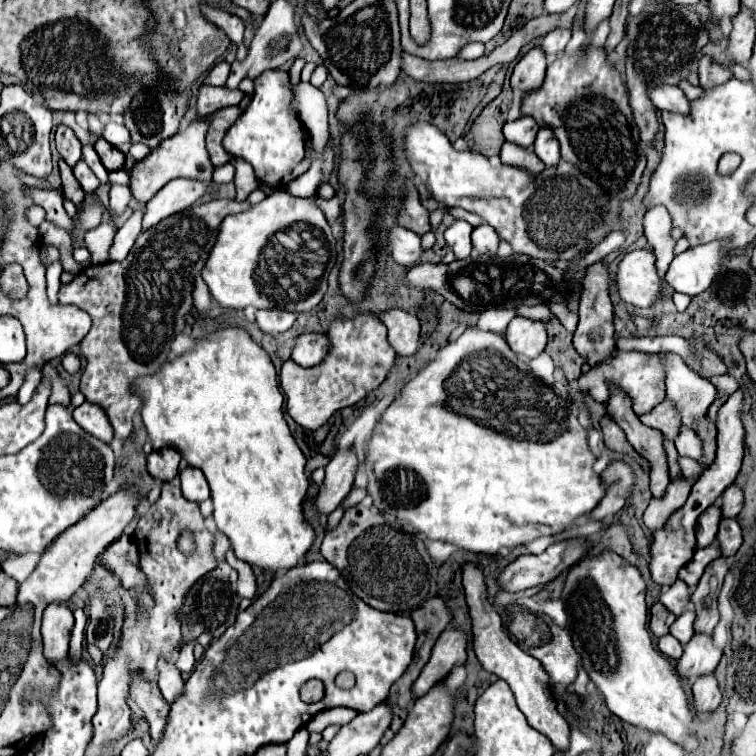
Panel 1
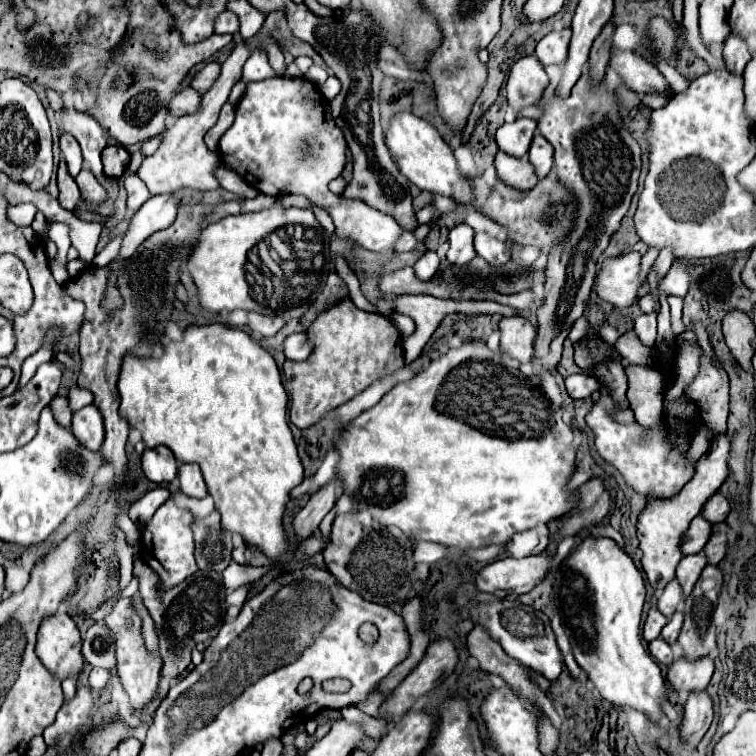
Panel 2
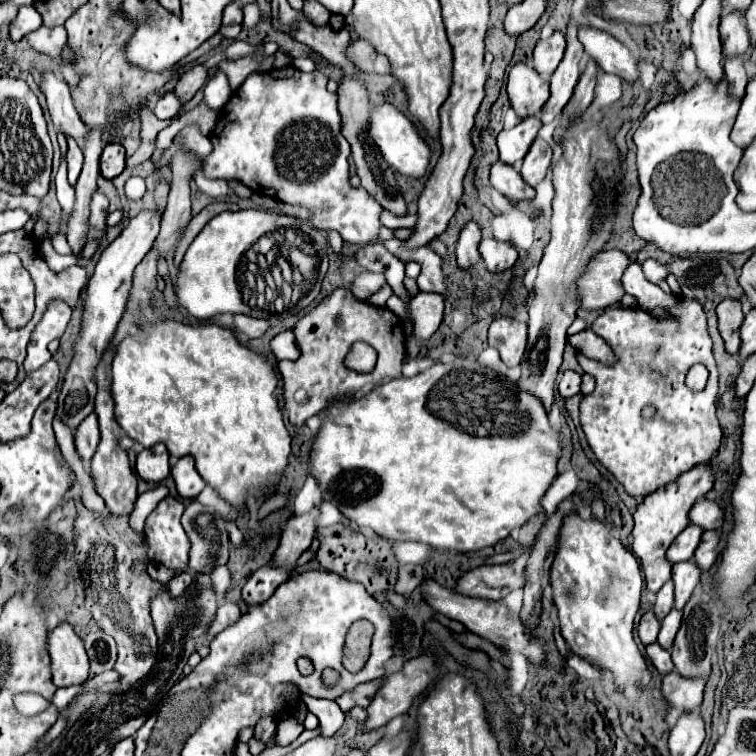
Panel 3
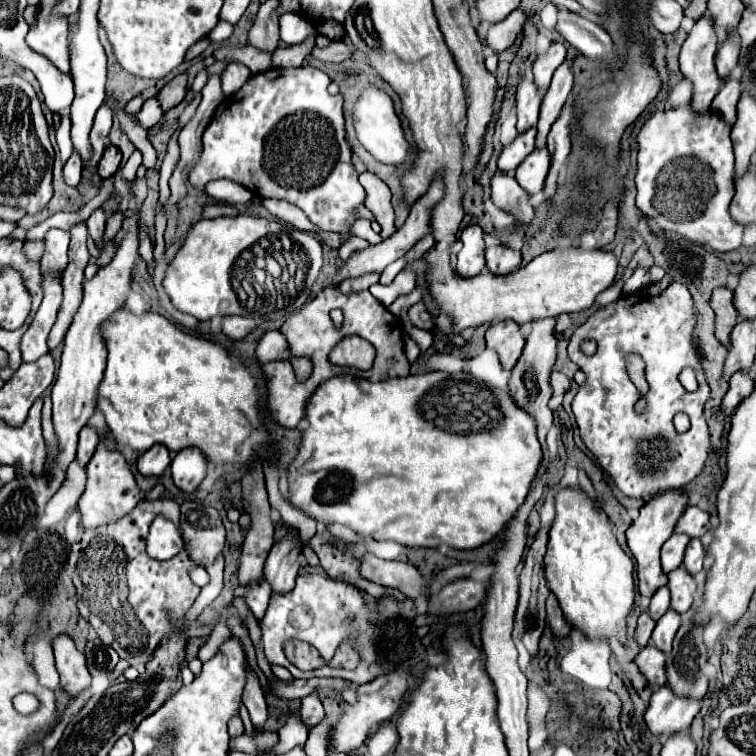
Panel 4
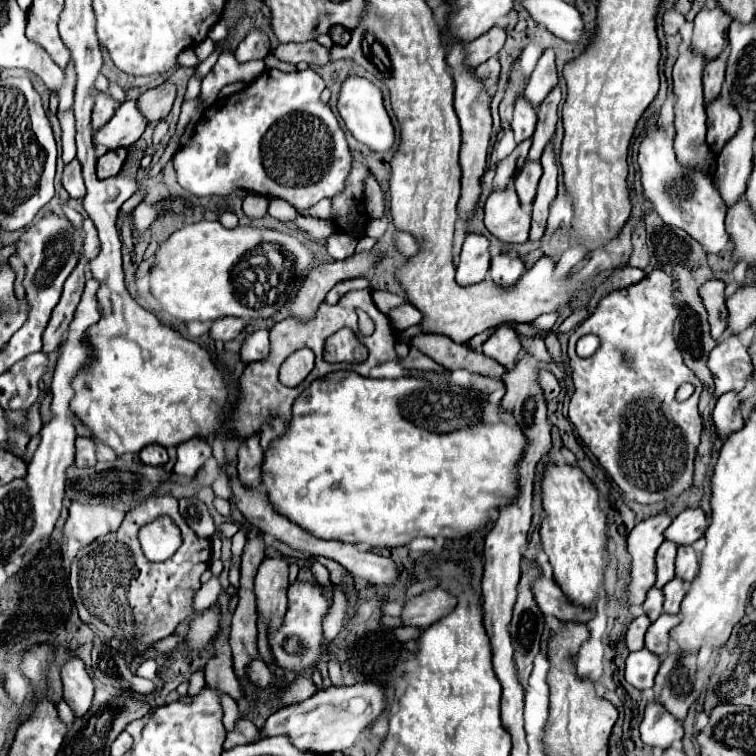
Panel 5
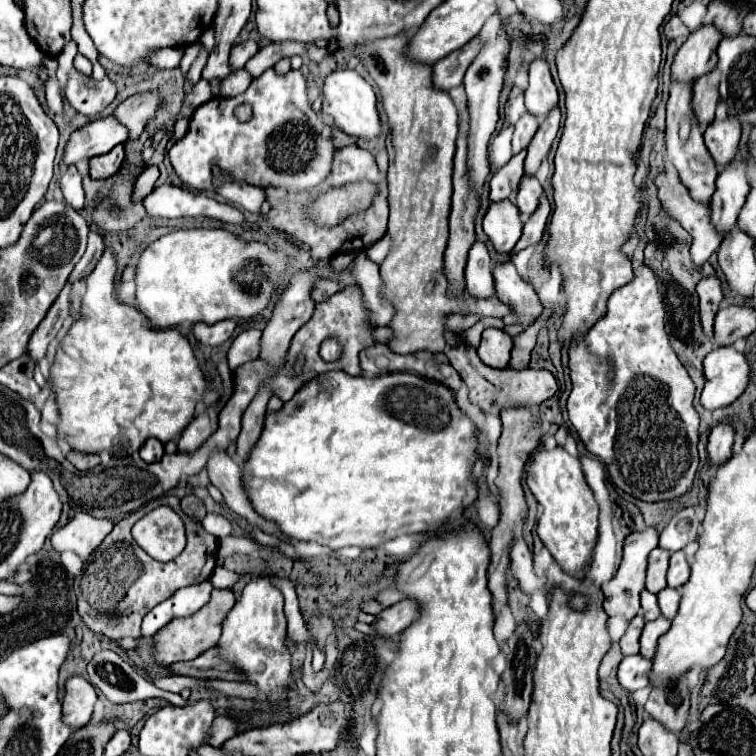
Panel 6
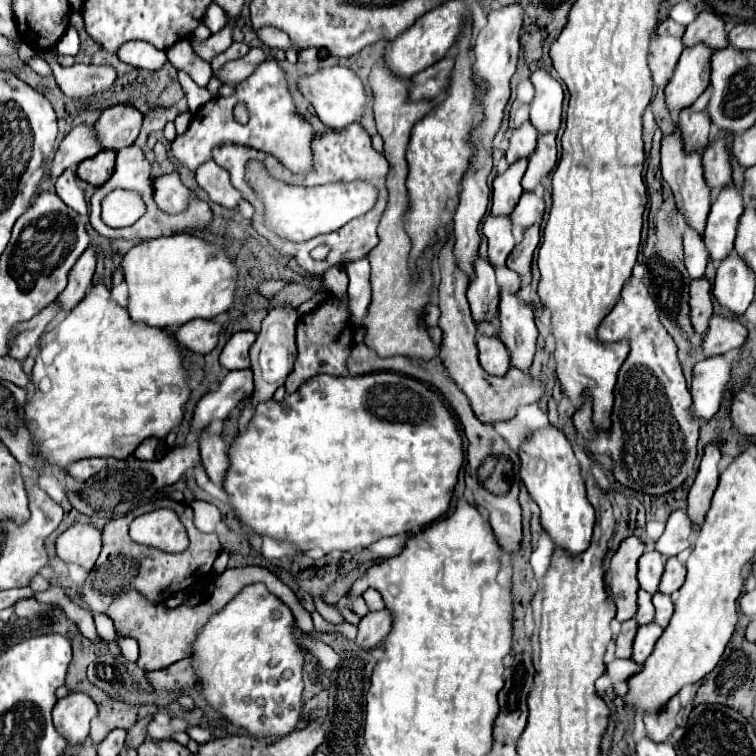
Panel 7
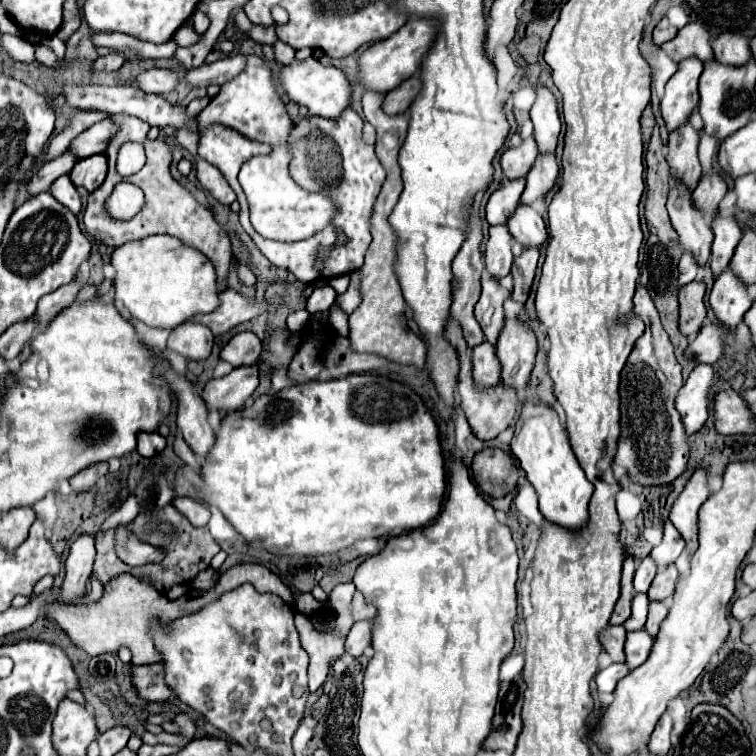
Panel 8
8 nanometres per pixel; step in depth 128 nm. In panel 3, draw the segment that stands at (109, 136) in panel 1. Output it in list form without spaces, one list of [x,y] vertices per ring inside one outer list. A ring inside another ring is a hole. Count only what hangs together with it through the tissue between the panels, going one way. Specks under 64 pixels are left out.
[[[44,70],[40,90],[46,96],[46,104],[48,104],[48,112],[52,116],[52,122],[58,126],[60,132],[74,138],[78,142],[78,146],[82,146],[88,128],[80,120],[80,116],[72,104],[68,84],[62,78],[58,80],[54,72]]]

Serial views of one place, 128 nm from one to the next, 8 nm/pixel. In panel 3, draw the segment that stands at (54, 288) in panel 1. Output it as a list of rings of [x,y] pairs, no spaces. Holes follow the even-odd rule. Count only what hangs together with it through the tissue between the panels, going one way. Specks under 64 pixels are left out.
[[[60,164],[58,168],[58,174],[54,178],[54,184],[56,184],[56,194],[58,194],[58,202],[64,210],[64,216],[62,216],[62,222],[60,222],[60,230],[58,232],[64,232],[66,228],[66,222],[68,222],[68,216],[72,212],[72,206],[74,206],[74,188],[68,184],[66,180],[66,168]]]

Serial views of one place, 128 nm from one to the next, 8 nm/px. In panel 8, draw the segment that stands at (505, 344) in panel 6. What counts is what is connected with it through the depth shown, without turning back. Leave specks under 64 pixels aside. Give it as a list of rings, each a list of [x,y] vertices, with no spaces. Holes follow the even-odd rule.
[[[482,342],[472,350],[472,378],[478,390],[488,390],[500,384],[500,362],[492,344]]]

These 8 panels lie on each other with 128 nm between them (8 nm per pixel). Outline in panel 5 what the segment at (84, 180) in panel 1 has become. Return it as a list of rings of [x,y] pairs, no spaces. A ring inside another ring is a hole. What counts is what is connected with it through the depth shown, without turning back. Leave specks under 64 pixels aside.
[[[86,218],[82,226],[84,226],[84,230],[86,230],[84,256],[86,256],[86,260],[92,260],[92,258],[96,258],[96,256],[98,256],[98,252],[100,252],[100,240],[98,240],[98,232],[96,232],[96,228],[94,228],[94,224],[92,224],[92,220],[90,220],[90,218]]]

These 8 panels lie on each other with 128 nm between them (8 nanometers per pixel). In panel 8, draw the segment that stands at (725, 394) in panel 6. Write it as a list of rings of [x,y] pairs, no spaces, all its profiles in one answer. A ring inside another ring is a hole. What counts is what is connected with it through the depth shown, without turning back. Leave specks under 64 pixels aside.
[[[698,364],[676,396],[676,410],[680,412],[686,436],[698,432],[708,418],[712,378],[714,368],[708,364]]]

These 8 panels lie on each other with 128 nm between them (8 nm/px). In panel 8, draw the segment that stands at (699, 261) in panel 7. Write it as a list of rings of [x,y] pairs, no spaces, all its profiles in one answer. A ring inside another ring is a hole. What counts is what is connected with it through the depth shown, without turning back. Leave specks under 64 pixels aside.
[[[684,252],[682,258],[680,258],[680,262],[678,262],[678,272],[680,272],[680,276],[678,276],[678,284],[684,286],[684,284],[696,280],[698,268],[700,268],[700,266],[696,264],[696,260],[692,260],[692,254],[690,254],[690,252]]]

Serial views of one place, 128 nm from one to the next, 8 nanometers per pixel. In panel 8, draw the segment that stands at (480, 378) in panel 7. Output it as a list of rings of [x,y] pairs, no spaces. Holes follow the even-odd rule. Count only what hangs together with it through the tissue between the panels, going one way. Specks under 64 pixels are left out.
[[[450,318],[448,326],[446,326],[446,338],[452,342],[452,346],[458,350],[458,356],[460,356],[460,376],[458,376],[458,394],[462,398],[462,410],[468,418],[468,424],[472,428],[472,432],[480,438],[480,440],[492,440],[496,438],[500,432],[504,432],[516,418],[518,414],[518,404],[520,404],[520,398],[516,392],[512,392],[512,388],[504,388],[502,384],[486,390],[486,392],[478,392],[474,388],[474,382],[472,382],[472,362],[466,354],[466,344],[464,344],[464,336],[462,336],[462,328]]]

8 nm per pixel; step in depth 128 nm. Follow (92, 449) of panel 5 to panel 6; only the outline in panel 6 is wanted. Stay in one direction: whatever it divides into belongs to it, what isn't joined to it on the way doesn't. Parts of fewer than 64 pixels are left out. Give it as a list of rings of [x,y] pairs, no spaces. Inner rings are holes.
[[[70,452],[68,456],[66,456],[80,472],[86,472],[86,470],[90,470],[90,468],[94,468],[94,466],[98,466],[100,464],[100,458],[98,458],[98,454],[82,454],[82,452]]]

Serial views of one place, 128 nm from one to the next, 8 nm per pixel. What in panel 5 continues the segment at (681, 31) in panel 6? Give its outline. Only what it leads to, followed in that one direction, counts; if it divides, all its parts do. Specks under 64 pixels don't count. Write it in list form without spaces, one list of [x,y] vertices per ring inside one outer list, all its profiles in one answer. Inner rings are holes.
[[[668,10],[668,12],[664,14],[664,32],[666,32],[666,34],[676,34],[676,32],[684,26],[684,22],[686,22],[686,18],[684,18],[680,12]]]

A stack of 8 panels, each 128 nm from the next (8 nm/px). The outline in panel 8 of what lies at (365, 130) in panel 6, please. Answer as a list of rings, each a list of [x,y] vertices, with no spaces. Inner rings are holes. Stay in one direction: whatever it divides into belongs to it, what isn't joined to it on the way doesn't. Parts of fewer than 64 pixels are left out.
[[[306,58],[306,60],[292,60],[290,64],[282,66],[280,70],[280,86],[288,94],[288,98],[300,106],[306,106],[310,114],[324,116],[324,118],[336,118],[340,116],[340,110],[344,110],[350,104],[352,96],[352,86],[346,78],[346,74],[340,68],[334,66],[324,66],[316,58]]]

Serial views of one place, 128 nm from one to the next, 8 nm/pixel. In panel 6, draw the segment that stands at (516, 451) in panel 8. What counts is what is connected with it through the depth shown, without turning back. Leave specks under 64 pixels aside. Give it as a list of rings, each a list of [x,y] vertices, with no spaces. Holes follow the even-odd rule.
[[[556,446],[552,450],[540,448],[534,454],[526,474],[528,474],[526,484],[530,492],[534,494],[538,504],[544,508],[538,520],[540,540],[544,542],[544,546],[550,550],[550,554],[566,574],[574,578],[582,578],[596,546],[598,504],[594,500],[590,486],[584,480],[580,460],[570,456],[562,446]]]

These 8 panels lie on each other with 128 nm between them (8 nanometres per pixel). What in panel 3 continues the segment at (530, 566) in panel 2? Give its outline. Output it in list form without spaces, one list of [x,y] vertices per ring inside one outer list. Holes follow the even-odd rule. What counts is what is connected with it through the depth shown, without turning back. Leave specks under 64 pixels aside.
[[[498,564],[498,566],[480,566],[466,572],[458,580],[454,592],[472,598],[496,600],[498,590],[502,588],[516,590],[522,586],[524,586],[524,576],[518,576],[512,564]]]

